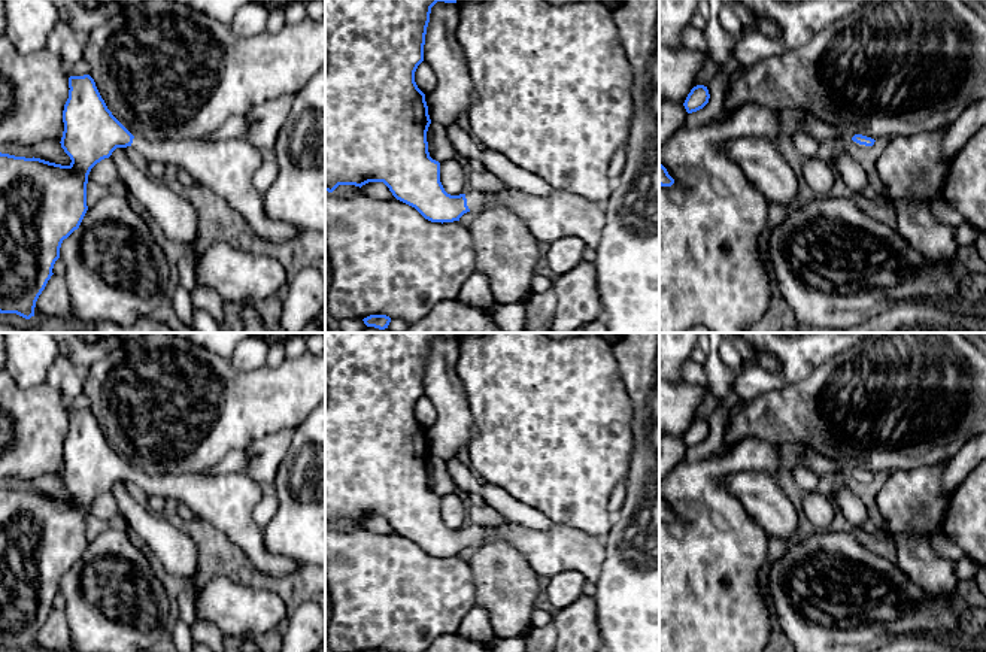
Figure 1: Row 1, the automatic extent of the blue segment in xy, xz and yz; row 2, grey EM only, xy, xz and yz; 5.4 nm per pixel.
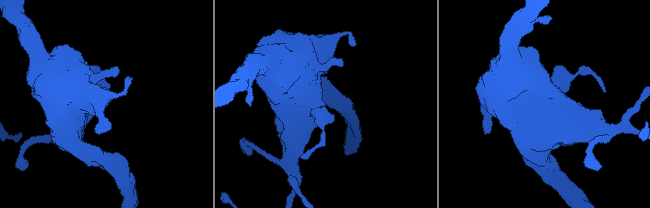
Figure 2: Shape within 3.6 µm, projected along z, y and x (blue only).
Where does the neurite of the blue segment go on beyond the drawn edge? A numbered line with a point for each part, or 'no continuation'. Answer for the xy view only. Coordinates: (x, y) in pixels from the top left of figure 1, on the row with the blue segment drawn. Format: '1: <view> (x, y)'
1: xy (227, 166)

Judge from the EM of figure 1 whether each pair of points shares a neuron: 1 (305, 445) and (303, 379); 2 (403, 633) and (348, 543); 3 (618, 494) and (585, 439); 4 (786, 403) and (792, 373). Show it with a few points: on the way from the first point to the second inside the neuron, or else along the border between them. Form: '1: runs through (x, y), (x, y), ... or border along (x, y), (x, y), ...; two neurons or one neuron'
1: border along (309, 414), (296, 428); two neurons
2: runs through (403, 610), (360, 566); one neuron
3: border along (624, 484), (607, 503), (613, 516); two neurons
4: border along (821, 363), (807, 376), (788, 382); two neurons

